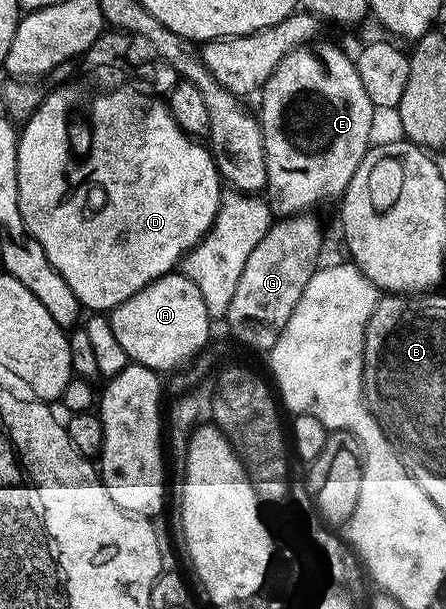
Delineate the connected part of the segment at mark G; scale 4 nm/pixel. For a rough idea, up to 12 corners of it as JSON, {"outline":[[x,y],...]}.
{"outline":[[307,212],[273,221],[226,315],[242,345],[271,350],[324,230]]}

